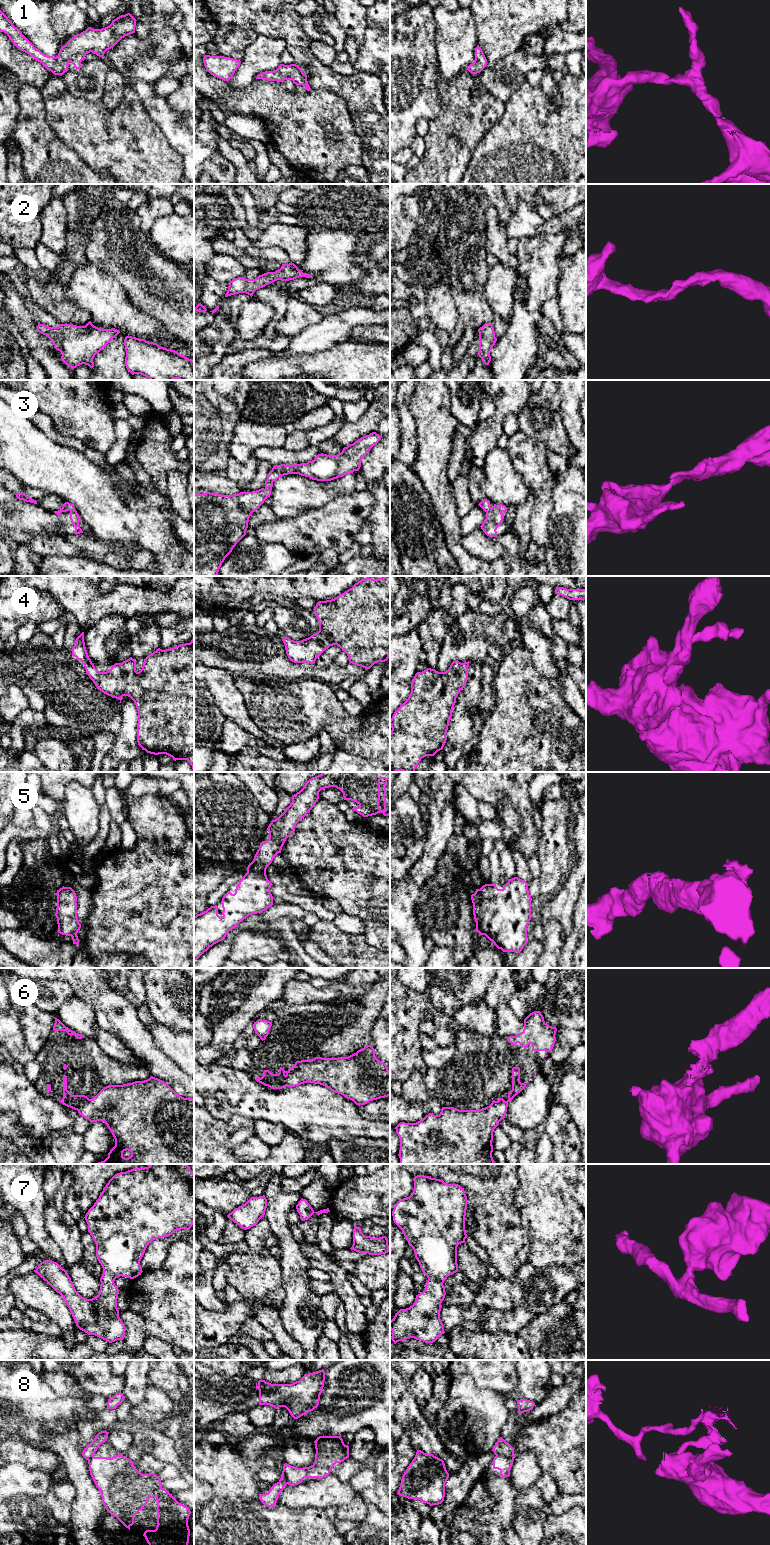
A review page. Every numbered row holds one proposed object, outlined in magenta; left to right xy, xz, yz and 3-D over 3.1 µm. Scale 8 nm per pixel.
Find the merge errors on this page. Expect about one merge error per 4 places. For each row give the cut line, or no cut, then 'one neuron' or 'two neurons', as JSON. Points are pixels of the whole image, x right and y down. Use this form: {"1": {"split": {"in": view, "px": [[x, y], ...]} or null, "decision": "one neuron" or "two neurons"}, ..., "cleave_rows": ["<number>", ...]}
{"1": {"split": null, "decision": "one neuron"}, "2": {"split": null, "decision": "one neuron"}, "3": {"split": null, "decision": "one neuron"}, "4": {"split": null, "decision": "one neuron"}, "5": {"split": null, "decision": "one neuron"}, "6": {"split": {"in": "xy", "px": [[90, 1099], [77, 1110]]}, "decision": "two neurons"}, "7": {"split": null, "decision": "one neuron"}, "8": {"split": {"in": "yz", "px": [[496, 1454], [513, 1458]]}, "decision": "two neurons"}, "cleave_rows": ["6", "8"]}

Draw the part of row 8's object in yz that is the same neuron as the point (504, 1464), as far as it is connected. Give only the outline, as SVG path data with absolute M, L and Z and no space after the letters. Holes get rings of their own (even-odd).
M496 1455L492 1461L493 1469L498 1469L500 1471L500 1476L509 1477L513 1461L514 1458Z

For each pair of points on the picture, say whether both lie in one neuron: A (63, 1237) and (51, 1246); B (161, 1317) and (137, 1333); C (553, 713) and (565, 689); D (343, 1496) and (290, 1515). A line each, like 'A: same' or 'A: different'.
A: different
B: different
C: different
D: different

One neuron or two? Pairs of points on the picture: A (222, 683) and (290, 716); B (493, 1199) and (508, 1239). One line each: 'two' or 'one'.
A: two
B: one

